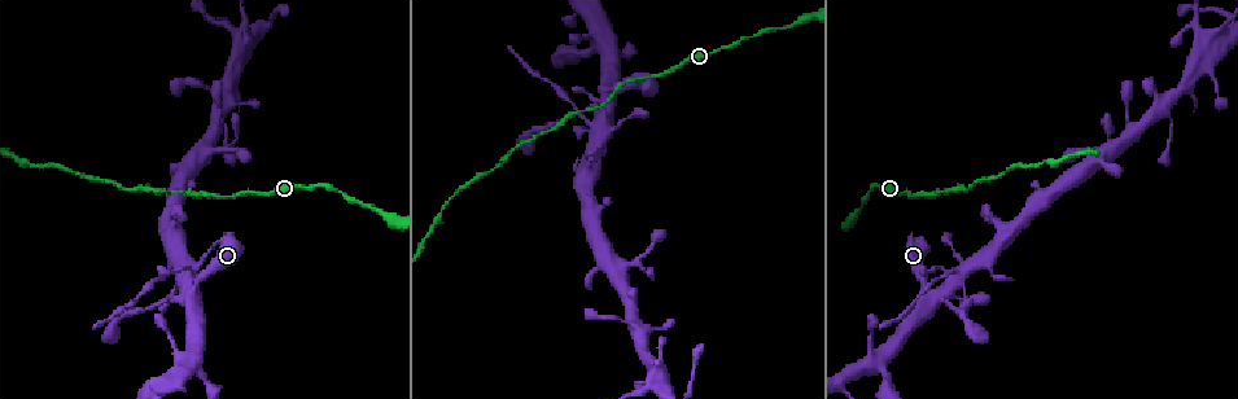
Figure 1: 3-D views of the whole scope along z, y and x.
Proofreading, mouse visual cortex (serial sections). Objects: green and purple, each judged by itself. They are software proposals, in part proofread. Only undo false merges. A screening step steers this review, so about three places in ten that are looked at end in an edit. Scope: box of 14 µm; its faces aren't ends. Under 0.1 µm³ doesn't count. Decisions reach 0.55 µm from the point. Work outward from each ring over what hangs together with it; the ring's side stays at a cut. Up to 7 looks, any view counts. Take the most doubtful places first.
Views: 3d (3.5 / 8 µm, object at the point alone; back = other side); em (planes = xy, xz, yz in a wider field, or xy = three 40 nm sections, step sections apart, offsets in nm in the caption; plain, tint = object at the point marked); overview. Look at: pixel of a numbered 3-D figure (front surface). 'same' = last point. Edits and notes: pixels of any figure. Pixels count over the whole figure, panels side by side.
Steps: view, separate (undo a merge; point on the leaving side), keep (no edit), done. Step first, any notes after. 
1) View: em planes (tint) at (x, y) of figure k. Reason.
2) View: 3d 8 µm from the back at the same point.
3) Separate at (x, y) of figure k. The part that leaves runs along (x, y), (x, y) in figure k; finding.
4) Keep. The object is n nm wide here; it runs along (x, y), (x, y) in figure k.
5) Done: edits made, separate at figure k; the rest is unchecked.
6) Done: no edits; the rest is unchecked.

View: 3d 3.5 µm at (963, 273) of figure 1. Thick turns thin.

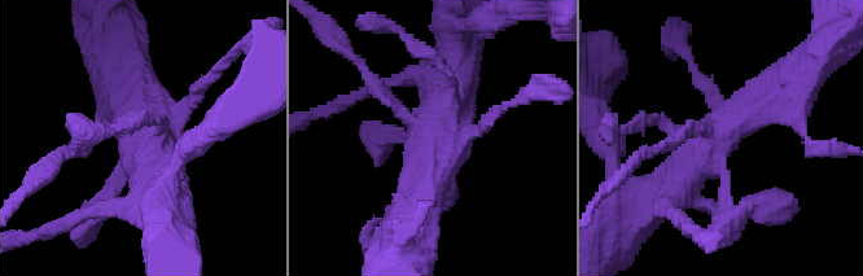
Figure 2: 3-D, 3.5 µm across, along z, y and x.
View: em xy step 1 (tint) at (129, 136) of figure 2.

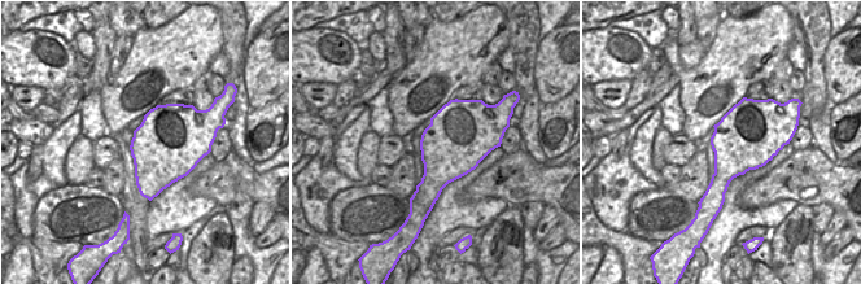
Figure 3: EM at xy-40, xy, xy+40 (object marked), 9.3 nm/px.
Separate at (658, 148) of figure 2. The part that leaves runs along (690, 128), (643, 153), (613, 184) in figure 2; a second cell is stuck on.

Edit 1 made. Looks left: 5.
View: 3d 3.5 µm from the back at (1156, 101) of figure 1. Two arms in line, one across.

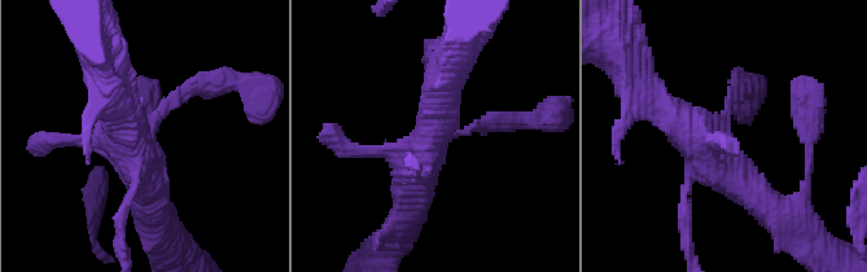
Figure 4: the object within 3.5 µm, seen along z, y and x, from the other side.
View: em planes (tint) at (724, 130) of figure 4. Now the EM.

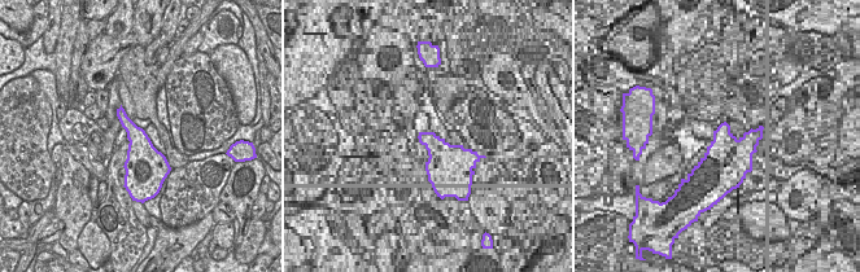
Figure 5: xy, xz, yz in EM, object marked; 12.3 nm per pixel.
Keep. It runs along (769, 206), (646, 91) in figure 4; all the same cell.

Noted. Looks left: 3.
View: 3d 3.5 µm at (243, 39) of figure 1. Four or more arms meet.

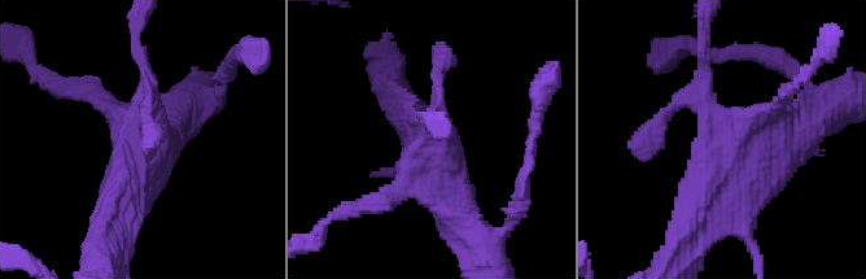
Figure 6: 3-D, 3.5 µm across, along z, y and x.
View: em xy step 5 (tint) at (433, 144) of figure 6.

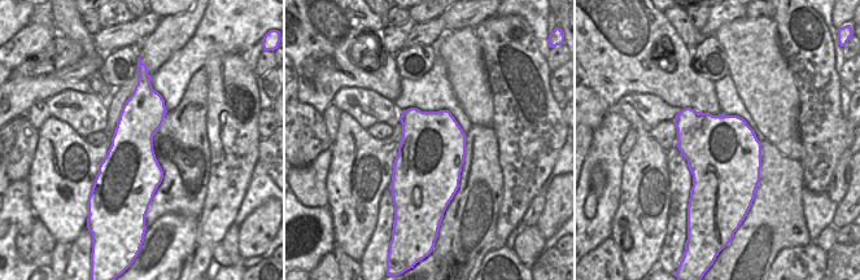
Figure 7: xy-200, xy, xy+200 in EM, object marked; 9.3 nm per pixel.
View: em xy step 3 (tint) at the same point. Another direction.

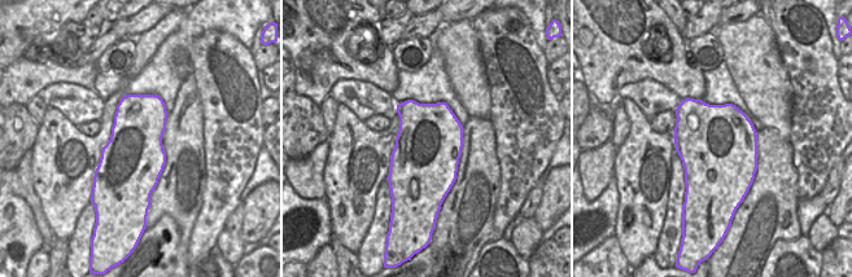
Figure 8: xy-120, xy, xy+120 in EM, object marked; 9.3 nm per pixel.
Keep. It runs along (695, 232), (762, 144), (812, 121) in figure 6; all the same cell.

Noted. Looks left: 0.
Done: edits made, separate at figure 2; the rest is unchecked.

